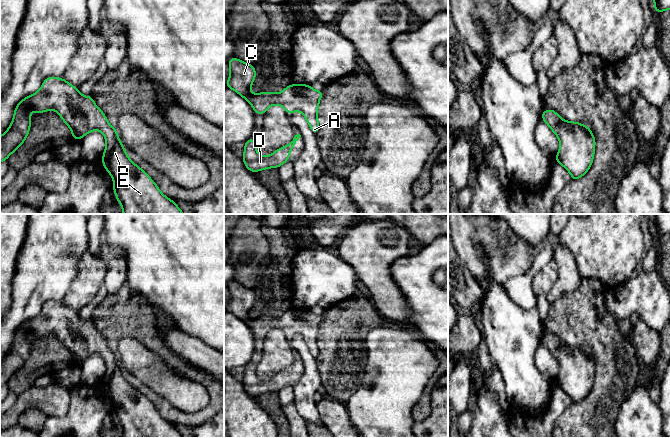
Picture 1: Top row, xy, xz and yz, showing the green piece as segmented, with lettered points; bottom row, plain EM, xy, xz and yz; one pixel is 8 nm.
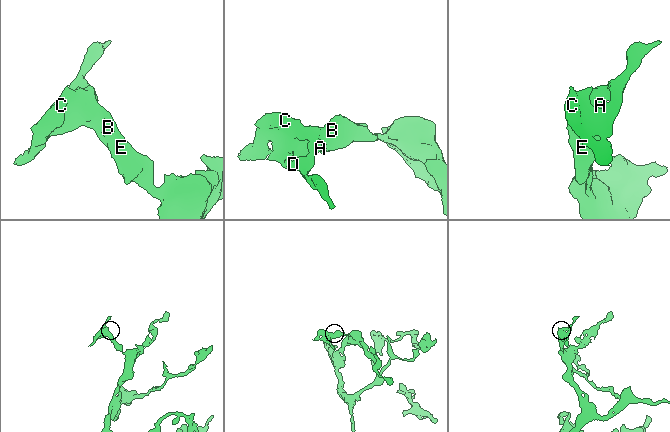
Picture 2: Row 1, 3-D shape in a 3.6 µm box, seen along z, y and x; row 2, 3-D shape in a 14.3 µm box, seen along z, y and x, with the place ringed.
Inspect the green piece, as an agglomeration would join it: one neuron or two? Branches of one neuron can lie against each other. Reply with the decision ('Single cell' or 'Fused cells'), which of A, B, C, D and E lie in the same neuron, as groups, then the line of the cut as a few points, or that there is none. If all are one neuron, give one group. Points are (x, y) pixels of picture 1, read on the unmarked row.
Single cell. Groups: A B C D E. No split

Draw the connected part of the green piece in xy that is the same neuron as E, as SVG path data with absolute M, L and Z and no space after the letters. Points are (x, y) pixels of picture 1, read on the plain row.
M63 301L45 302L36 317L23 322L16 329L11 349L0 361L0 387L7 385L7 382L26 364L31 351L30 333L37 338L55 334L71 353L73 364L79 365L94 354L103 357L106 371L101 387L113 403L113 415L123 433L123 438L184 438L175 425L166 421L149 399L131 385L119 363L116 352L108 347L106 339L96 330L93 321L82 320L79 312L68 307Z

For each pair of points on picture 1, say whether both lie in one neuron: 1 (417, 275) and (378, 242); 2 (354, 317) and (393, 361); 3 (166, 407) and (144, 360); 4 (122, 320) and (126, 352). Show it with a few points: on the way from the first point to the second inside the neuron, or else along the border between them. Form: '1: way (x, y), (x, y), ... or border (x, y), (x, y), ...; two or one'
1: border (407, 254), (391, 265), (394, 281); two
2: border (389, 326), (375, 327), (365, 338); two
3: border (142, 382), (180, 410); two
4: border (145, 346), (133, 338), (122, 337), (115, 351); two

